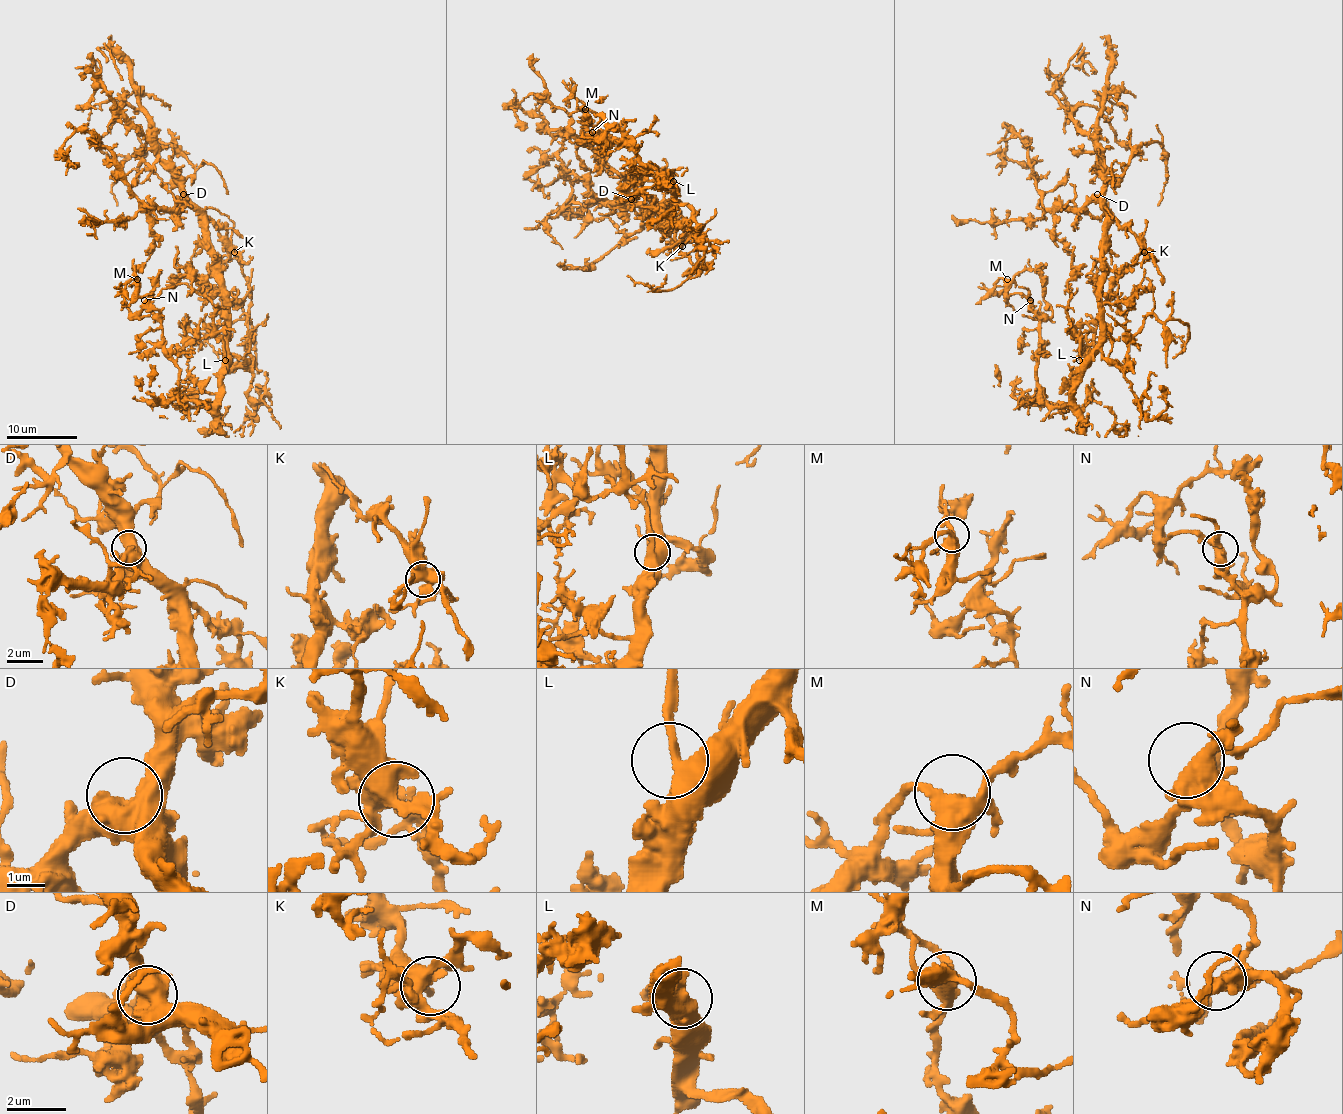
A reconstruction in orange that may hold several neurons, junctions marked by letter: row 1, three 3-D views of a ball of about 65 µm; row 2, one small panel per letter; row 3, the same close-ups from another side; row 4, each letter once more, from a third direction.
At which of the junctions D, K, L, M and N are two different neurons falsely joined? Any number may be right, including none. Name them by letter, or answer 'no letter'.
no letter

